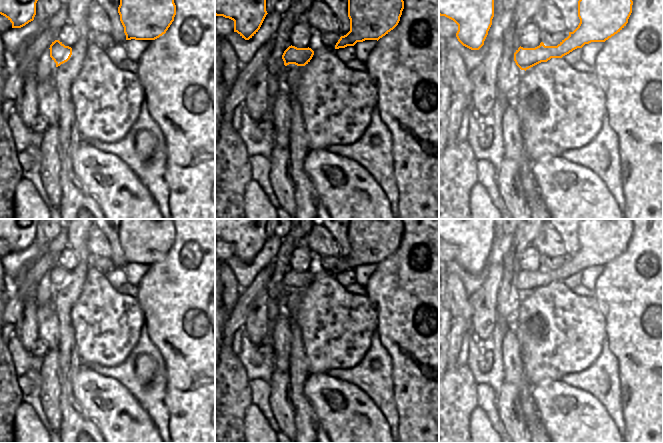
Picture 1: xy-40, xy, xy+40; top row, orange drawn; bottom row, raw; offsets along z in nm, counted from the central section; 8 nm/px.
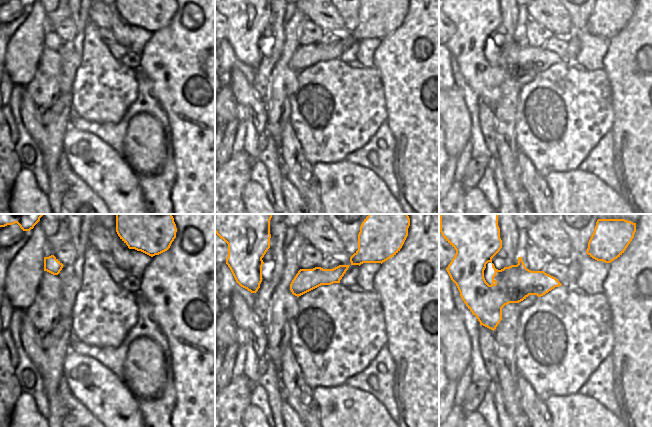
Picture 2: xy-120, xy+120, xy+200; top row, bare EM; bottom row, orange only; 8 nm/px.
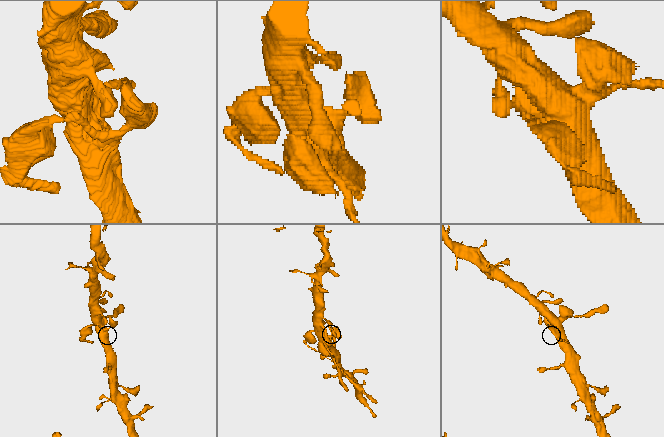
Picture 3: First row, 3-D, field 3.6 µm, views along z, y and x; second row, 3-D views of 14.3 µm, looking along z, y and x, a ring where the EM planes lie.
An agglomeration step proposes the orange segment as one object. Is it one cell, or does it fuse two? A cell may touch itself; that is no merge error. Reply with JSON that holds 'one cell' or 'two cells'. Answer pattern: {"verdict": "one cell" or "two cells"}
{"verdict": "one cell"}

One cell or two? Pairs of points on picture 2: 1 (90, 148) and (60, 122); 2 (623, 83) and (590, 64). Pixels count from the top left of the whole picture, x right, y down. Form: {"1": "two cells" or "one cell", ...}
{"1": "two cells", "2": "two cells"}

